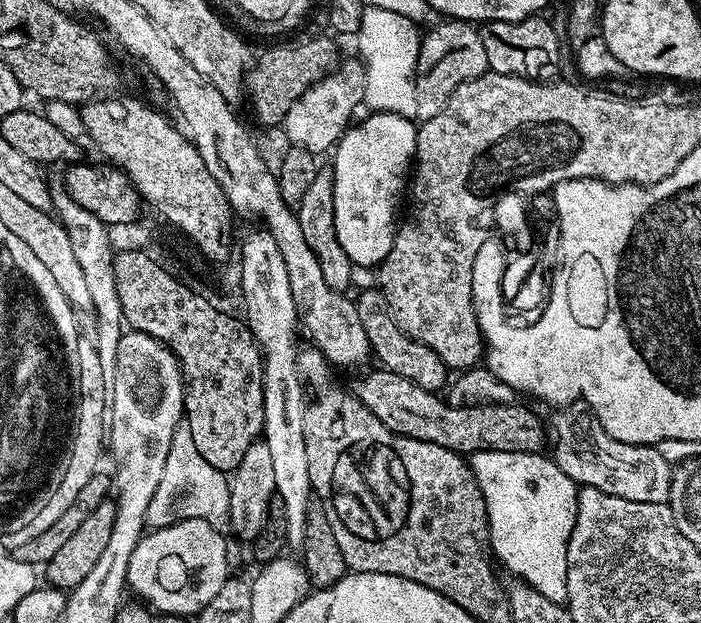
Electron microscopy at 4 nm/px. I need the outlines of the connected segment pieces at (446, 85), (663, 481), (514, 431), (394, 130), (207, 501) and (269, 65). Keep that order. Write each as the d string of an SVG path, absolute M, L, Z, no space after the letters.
M448 18L429 27L420 41L416 67L414 86L414 95L418 97L416 116L421 121L434 118L434 114L438 114L442 106L446 106L450 94L454 94L454 90L458 90L462 82L470 82L486 71L489 71L486 49L482 47L479 31L471 23Z
M556 410L550 420L550 448L551 459L572 479L573 485L602 490L606 494L614 494L618 498L630 498L632 502L654 502L662 504L667 501L672 489L673 465L666 458L662 458L655 446L646 444L627 444L618 442L596 421L591 411L572 412L576 410Z
M368 372L354 387L354 395L395 436L435 442L452 452L471 454L498 450L499 452L540 452L546 444L546 424L520 402L515 404L484 404L484 412L452 412L453 404L429 390L423 383L408 381L391 372Z
M372 112L368 114L368 117L359 124L359 122L353 123L349 127L348 131L344 133L334 149L334 155L331 157L332 165L330 165L330 171L332 174L332 185L334 186L334 230L336 231L336 237L338 242L342 246L342 250L346 250L349 260L353 265L359 266L360 264L364 268L375 269L377 266L384 263L386 254L390 254L390 246L394 242L396 237L396 230L398 227L398 216L396 220L396 211L400 208L400 199L405 199L406 196L406 181L409 179L410 173L414 168L414 161L416 158L416 129L417 125L413 123L409 117L399 116L398 114L390 114L389 112Z
M187 425L176 428L171 439L166 464L163 466L162 478L154 490L154 496L147 507L145 523L153 529L165 528L180 520L202 520L211 525L220 526L228 520L229 484L227 473L211 466L202 454L195 449Z
M331 35L328 36L312 36L309 40L300 40L297 44L286 45L285 48L272 48L261 54L260 61L258 56L249 67L246 73L246 92L250 100L252 96L252 108L262 123L279 125L290 106L294 106L294 102L302 98L302 94L306 94L310 86L314 86L314 82L318 82L337 67L337 41Z

